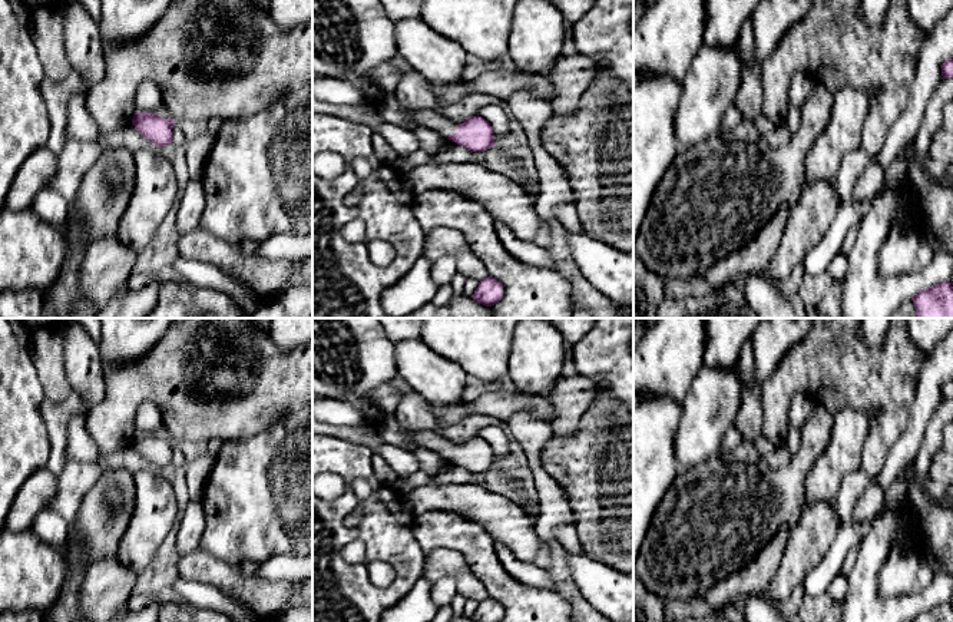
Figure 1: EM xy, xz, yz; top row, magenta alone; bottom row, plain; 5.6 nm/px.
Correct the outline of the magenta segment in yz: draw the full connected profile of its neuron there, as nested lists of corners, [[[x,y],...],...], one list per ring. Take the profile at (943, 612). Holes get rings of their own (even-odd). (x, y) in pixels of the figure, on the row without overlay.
[[[950,602],[940,603],[917,613],[911,622],[953,622],[953,608]]]

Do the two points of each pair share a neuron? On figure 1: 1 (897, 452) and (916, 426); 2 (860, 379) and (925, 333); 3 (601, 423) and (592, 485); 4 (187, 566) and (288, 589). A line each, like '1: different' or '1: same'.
1: same
2: different
3: same
4: same

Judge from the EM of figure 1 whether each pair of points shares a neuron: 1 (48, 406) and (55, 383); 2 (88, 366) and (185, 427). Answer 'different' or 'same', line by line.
1: different
2: different

